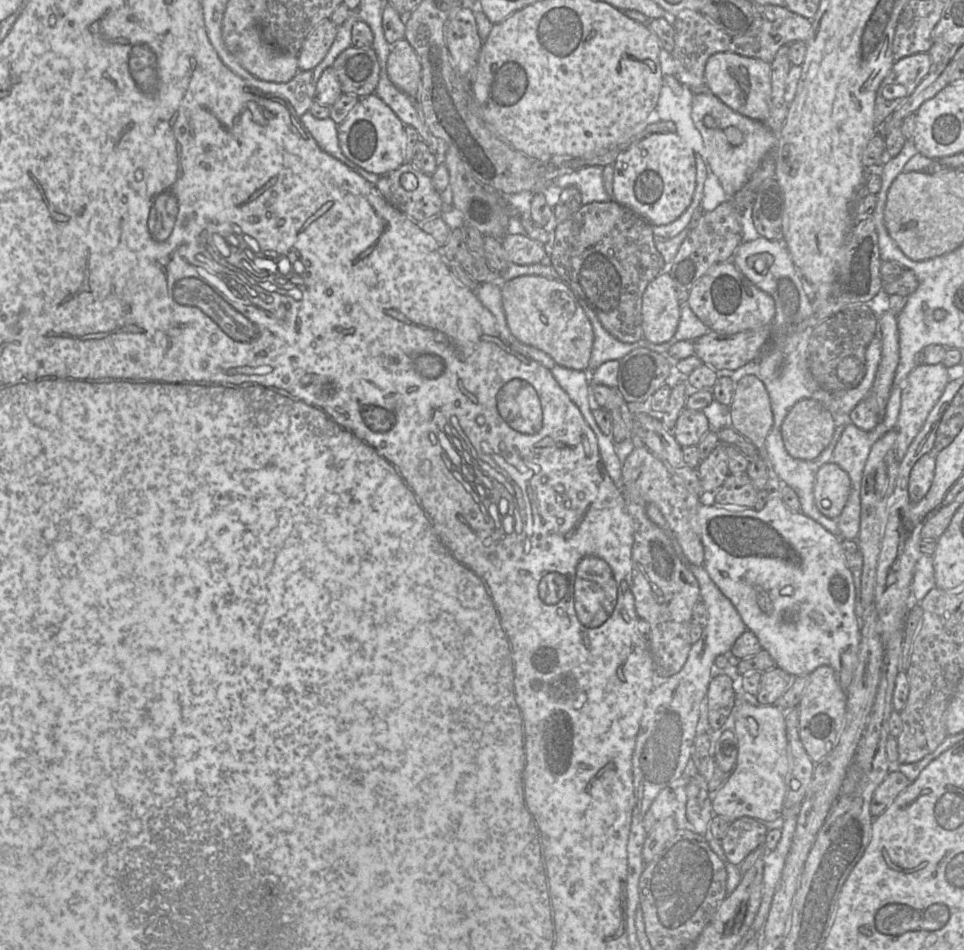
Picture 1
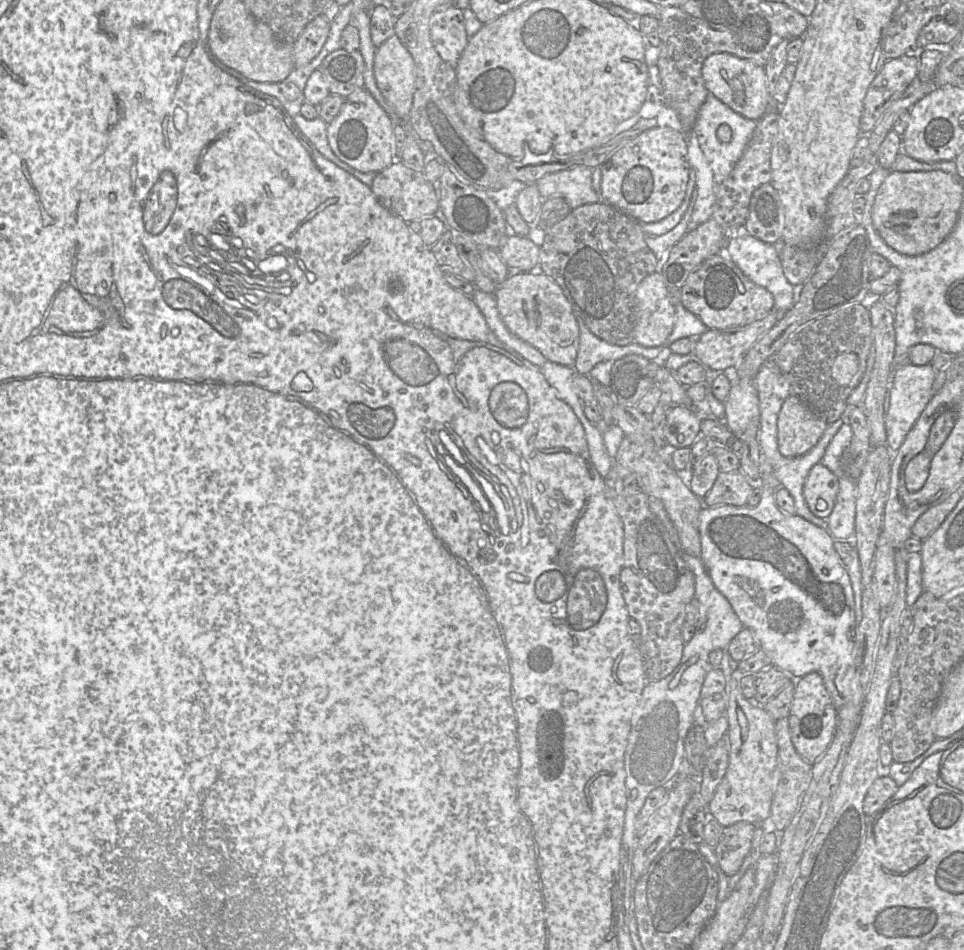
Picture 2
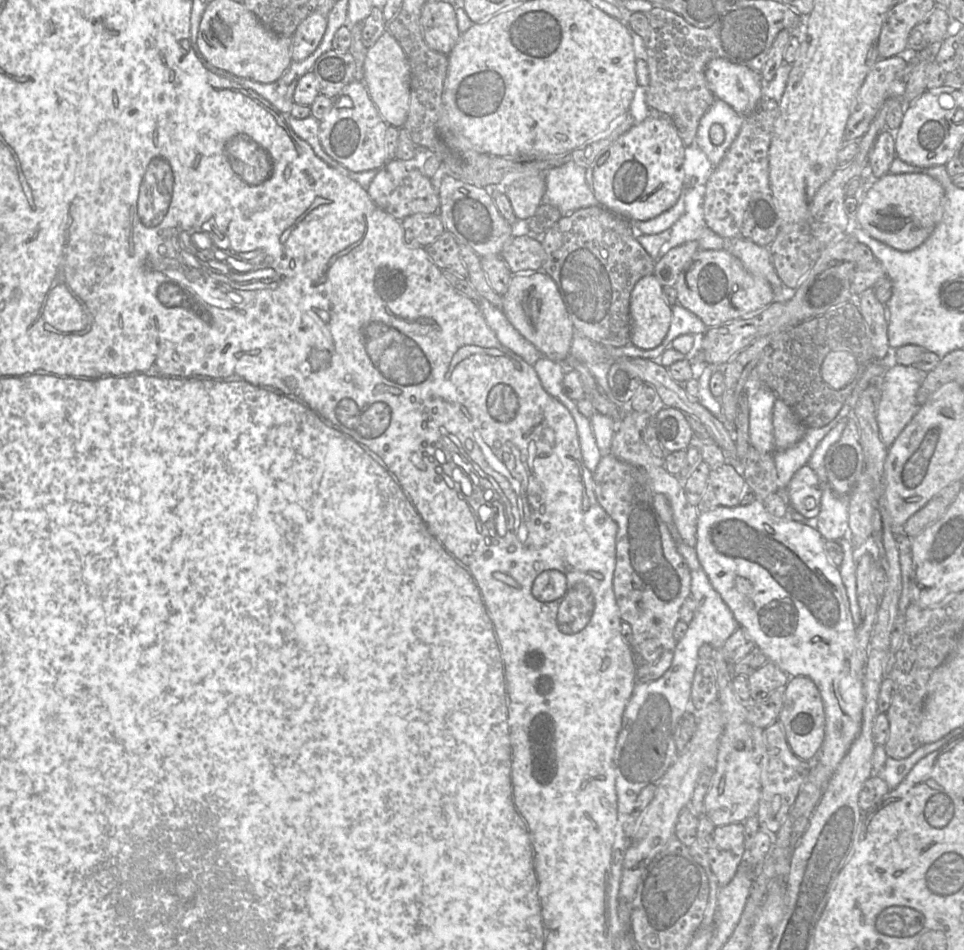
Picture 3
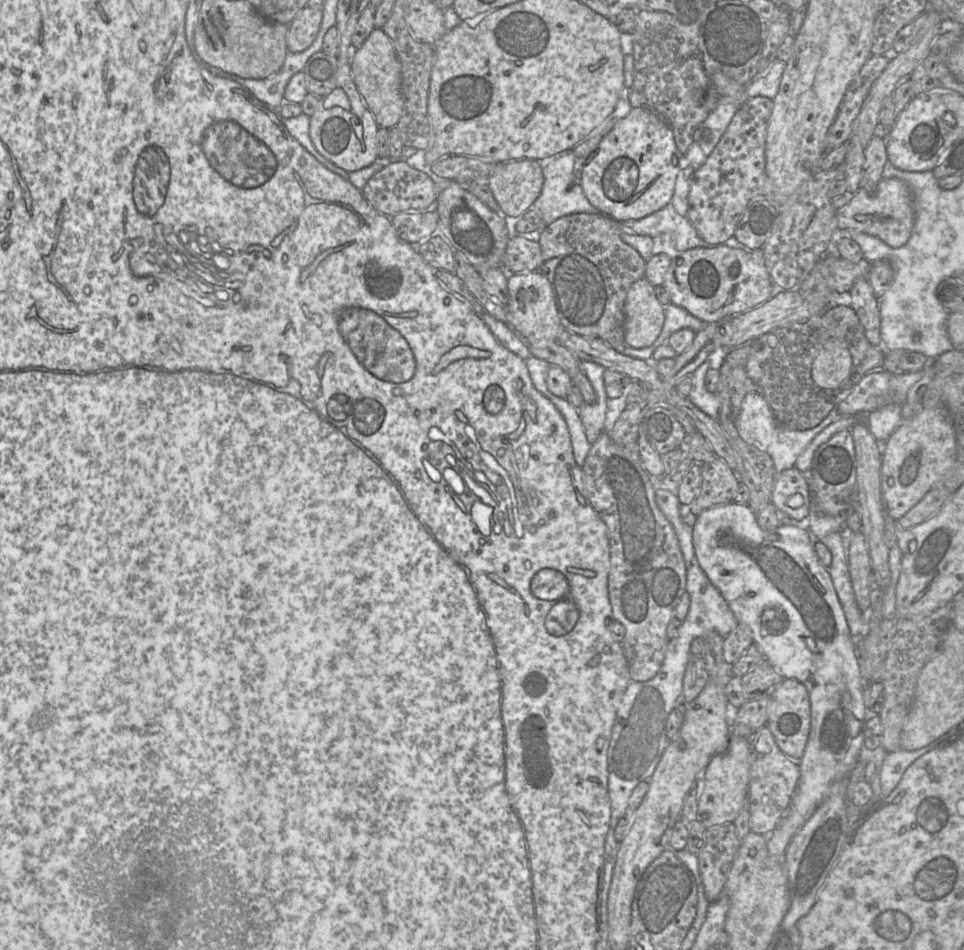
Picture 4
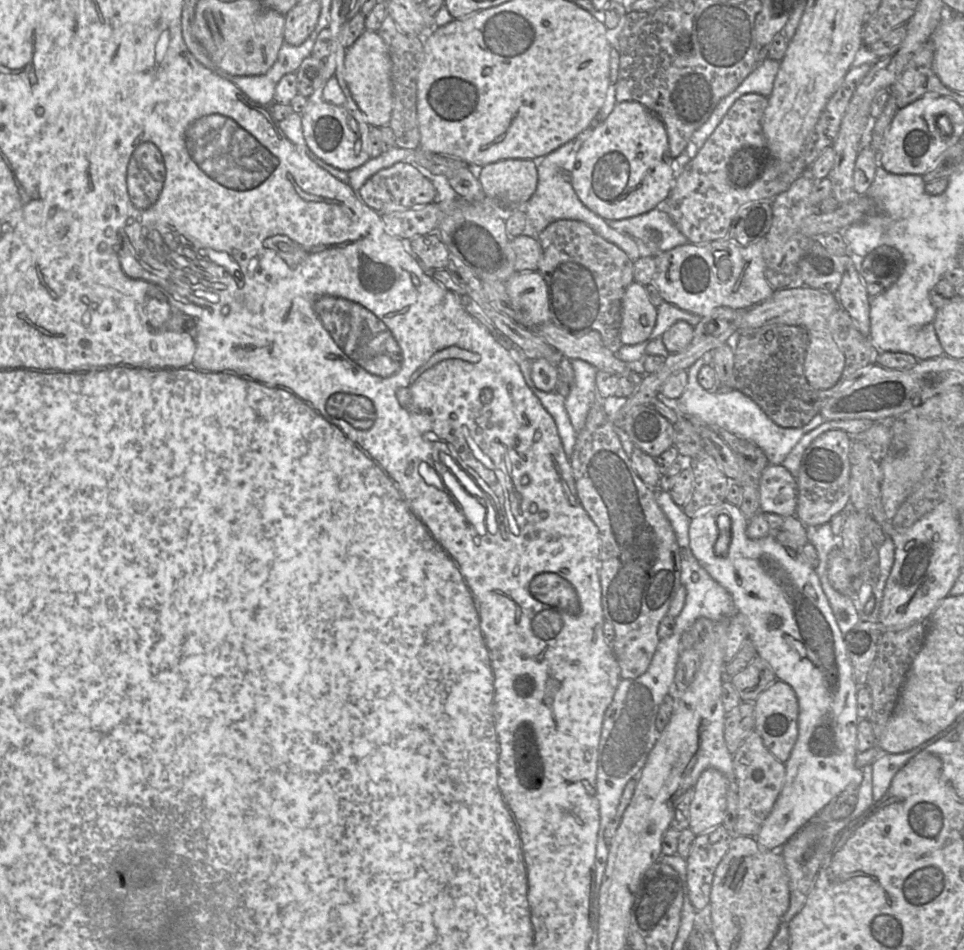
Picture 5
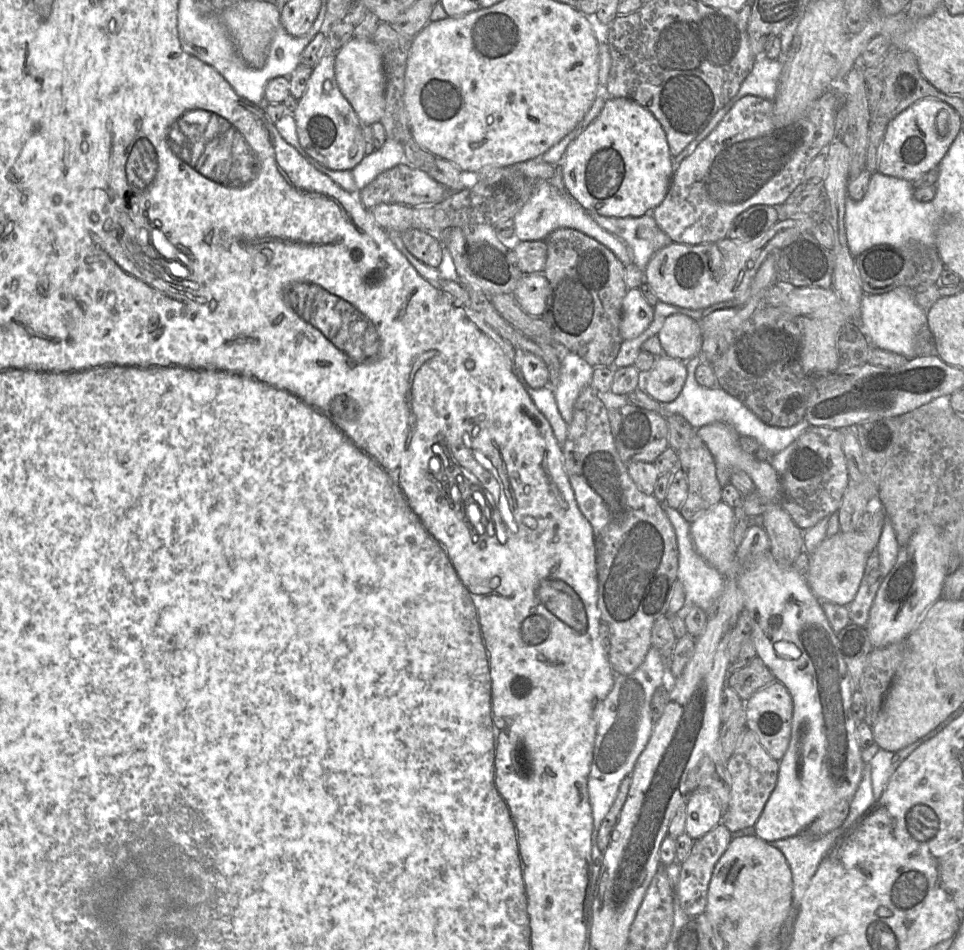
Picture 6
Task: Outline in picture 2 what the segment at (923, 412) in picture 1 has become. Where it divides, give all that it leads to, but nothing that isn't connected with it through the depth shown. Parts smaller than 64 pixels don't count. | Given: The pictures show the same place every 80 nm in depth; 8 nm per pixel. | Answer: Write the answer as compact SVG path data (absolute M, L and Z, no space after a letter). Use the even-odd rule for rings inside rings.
M908 363L896 367L891 375L891 385L885 400L885 429L887 445L896 453L905 441L908 433L913 428L922 412L932 399L933 383L937 371L930 365L914 365Z

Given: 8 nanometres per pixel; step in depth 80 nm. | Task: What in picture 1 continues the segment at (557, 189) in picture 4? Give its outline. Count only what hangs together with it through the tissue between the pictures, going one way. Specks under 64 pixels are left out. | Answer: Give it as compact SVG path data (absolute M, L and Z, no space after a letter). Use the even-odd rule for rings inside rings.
M602 166L580 167L571 173L563 174L552 182L565 189L576 187L581 193L582 205L592 202L607 202L613 200L606 192L603 183Z

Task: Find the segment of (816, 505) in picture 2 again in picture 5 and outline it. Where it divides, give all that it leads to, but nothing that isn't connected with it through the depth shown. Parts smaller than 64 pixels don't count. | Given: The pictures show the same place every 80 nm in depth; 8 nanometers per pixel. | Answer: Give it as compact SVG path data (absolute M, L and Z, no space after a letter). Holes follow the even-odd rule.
M770 464L763 470L759 481L760 512L795 516L798 498L797 483L782 465Z

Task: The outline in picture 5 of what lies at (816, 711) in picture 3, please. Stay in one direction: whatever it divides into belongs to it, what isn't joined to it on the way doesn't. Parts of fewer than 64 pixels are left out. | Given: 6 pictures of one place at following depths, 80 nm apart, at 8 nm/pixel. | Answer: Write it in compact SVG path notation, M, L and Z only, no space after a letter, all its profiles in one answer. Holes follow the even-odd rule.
M776 680L754 701L755 731L761 736L769 752L782 763L790 757L798 736L799 706L793 688Z

